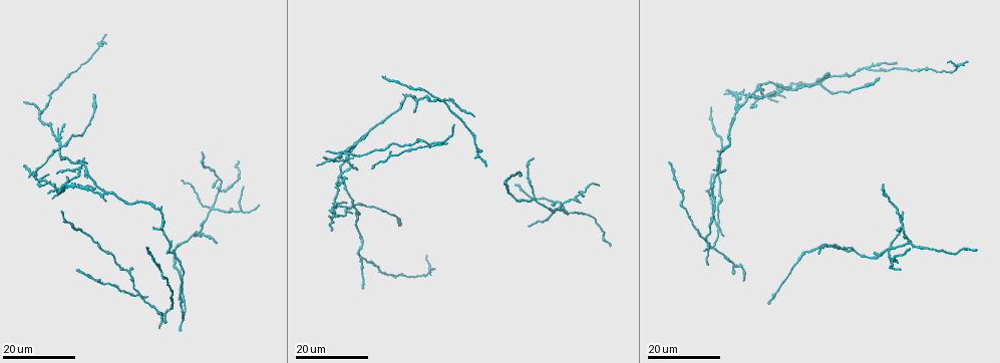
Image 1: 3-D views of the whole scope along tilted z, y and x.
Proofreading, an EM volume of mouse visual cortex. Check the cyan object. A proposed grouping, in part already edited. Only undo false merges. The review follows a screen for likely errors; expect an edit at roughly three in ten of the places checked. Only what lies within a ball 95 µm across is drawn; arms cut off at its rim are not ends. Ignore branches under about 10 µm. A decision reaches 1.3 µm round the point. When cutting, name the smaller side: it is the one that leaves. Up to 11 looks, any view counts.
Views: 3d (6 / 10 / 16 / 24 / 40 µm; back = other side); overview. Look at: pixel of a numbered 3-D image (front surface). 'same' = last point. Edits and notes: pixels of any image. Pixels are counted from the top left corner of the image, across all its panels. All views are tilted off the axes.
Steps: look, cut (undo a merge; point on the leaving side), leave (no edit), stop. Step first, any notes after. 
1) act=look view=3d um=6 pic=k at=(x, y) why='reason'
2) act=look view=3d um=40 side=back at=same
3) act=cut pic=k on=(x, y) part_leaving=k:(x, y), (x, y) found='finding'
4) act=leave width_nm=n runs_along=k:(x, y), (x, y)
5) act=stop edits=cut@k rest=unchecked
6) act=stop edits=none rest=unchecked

act=look view=3d um=16 pic=1 at=(215, 210) why='four or more arms meet'

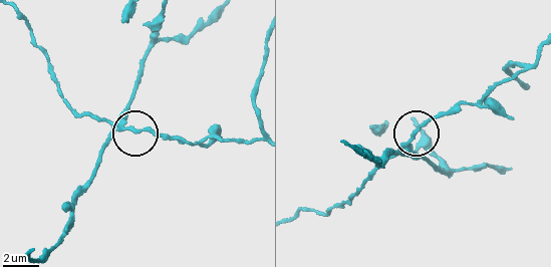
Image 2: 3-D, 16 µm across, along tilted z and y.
act=look view=3d um=6 pic=2 at=(127, 125)

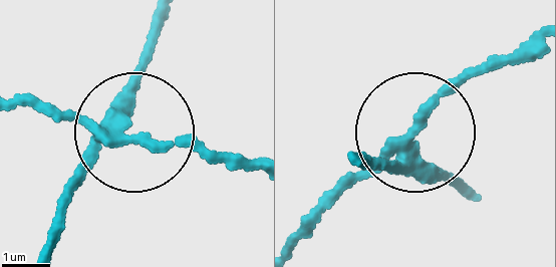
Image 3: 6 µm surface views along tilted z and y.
act=cut pic=3 on=(48, 103) part_leaving=3:(112, 139), (251, 160) found='two cells meet here'

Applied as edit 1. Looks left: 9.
act=look view=overview why='redraw'

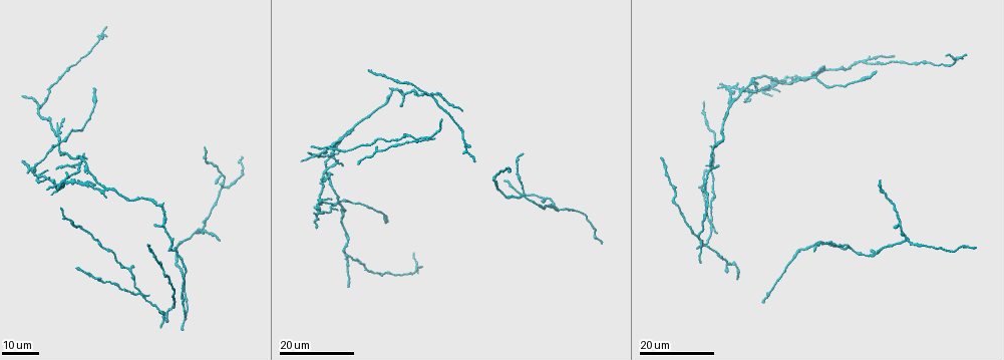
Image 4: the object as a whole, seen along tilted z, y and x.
act=look view=3d um=16 pic=4 at=(522, 194) why='three-way junction'

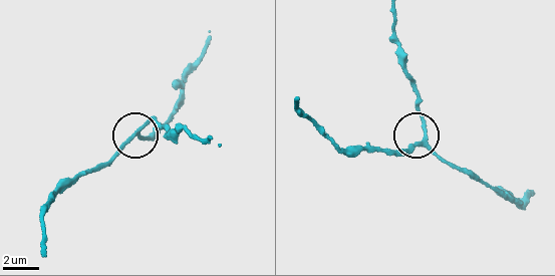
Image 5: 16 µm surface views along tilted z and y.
act=look view=3d um=10 pic=5 at=(139, 130) why='zoom in'

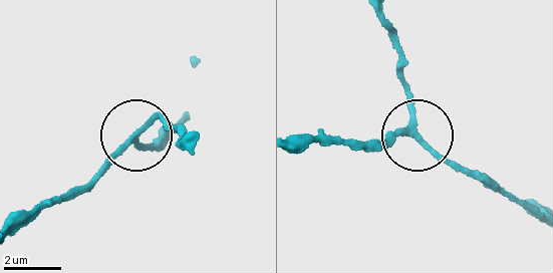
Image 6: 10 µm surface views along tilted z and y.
act=leave side_arm_um=14 runs_along=6:(297, 138), (411, 133), (402, 66) found='one cell here'

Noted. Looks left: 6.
act=look view=3d um=24 pic=4 at=(140, 292) why='two arms at a narrow angle'

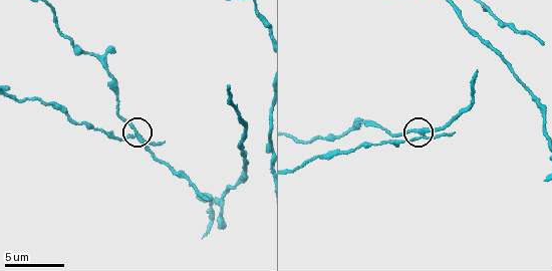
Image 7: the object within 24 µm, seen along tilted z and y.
act=look view=3d um=10 pic=7 at=(418, 131) why='closer look'

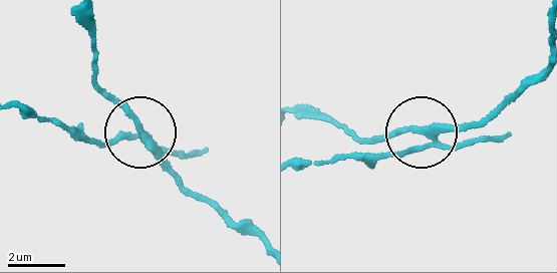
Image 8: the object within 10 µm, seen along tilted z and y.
act=cut pic=8 on=(171, 148) width_nm=230 part_leaving=8:(141, 134), (132, 112), (92, 73), (92, 8) found='two cells meet here'

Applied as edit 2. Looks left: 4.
act=look view=overview

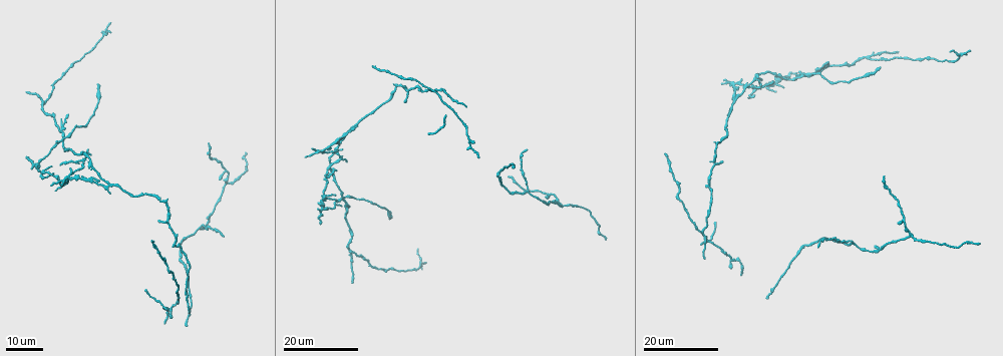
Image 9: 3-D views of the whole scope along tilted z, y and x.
act=look view=3d um=16 pic=9 at=(109, 184) why='two arms in line, one across'

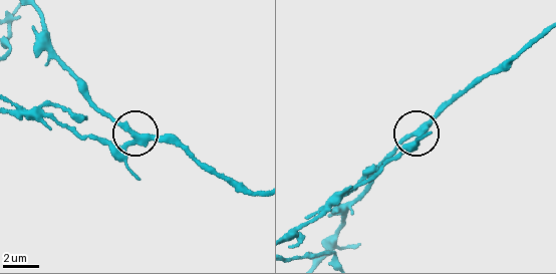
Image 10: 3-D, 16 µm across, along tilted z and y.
act=look view=3d um=10 pic=10 at=(132, 138) why='zoom in'

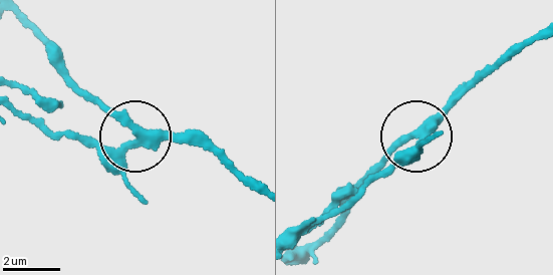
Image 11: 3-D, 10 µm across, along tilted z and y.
act=look view=3d um=6 pic=11 at=(137, 138)

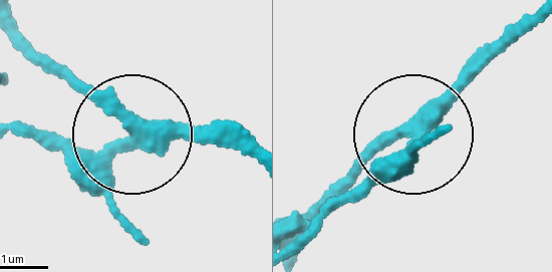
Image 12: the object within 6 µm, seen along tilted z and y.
act=leave arms=3 runs_along=12:(247, 159), (155, 141), (74, 154), (9, 134) found='one cell here'

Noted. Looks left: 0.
act=stop edits=cut@3,cut@8 rest=unchecked

